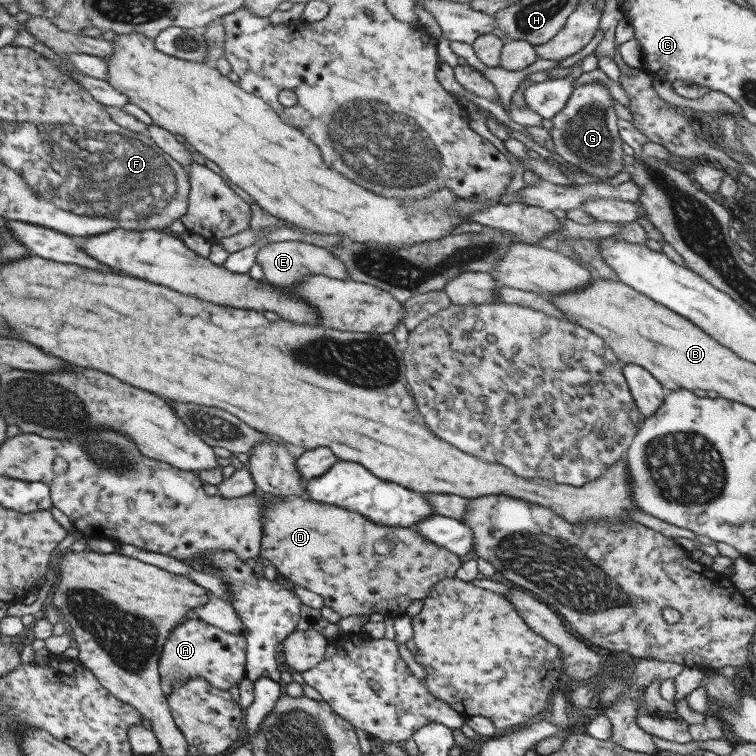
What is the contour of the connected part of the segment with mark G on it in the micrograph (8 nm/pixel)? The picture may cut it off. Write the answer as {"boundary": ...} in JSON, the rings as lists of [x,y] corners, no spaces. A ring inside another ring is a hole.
{"boundary":[[[601,82],[572,87],[565,106],[550,118],[552,127],[548,134],[552,139],[555,153],[567,163],[579,167],[584,174],[597,177],[599,180],[607,180],[619,171],[626,170],[622,160],[622,141],[615,126],[616,119],[613,99]]]}

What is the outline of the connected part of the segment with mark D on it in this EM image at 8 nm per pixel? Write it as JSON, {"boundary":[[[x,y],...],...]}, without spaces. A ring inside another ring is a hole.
{"boundary":[[[257,489],[249,493],[261,497],[265,503],[258,556],[270,563],[291,585],[299,585],[321,596],[323,606],[337,612],[341,618],[381,614],[395,619],[404,614],[411,600],[423,600],[435,582],[455,578],[455,570],[462,564],[459,555],[420,536],[411,527],[377,525],[355,511],[311,501],[303,496],[272,496]]]}

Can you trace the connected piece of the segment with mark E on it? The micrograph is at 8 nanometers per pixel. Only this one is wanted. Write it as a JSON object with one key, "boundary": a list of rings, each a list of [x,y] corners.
{"boundary":[[[285,240],[283,242],[265,244],[265,246],[261,246],[257,250],[254,262],[261,268],[262,279],[267,283],[275,284],[275,286],[297,286],[305,276],[311,276],[311,274],[319,274],[341,280],[348,278],[345,265],[335,258],[335,255],[331,255],[331,252],[323,247],[306,242]]]}

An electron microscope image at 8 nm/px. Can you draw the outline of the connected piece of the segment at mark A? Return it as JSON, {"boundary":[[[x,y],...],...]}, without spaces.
{"boundary":[[[195,617],[177,624],[162,644],[157,671],[164,689],[170,691],[189,678],[203,678],[217,690],[229,690],[244,677],[246,640],[243,634],[234,635],[211,626]]]}

